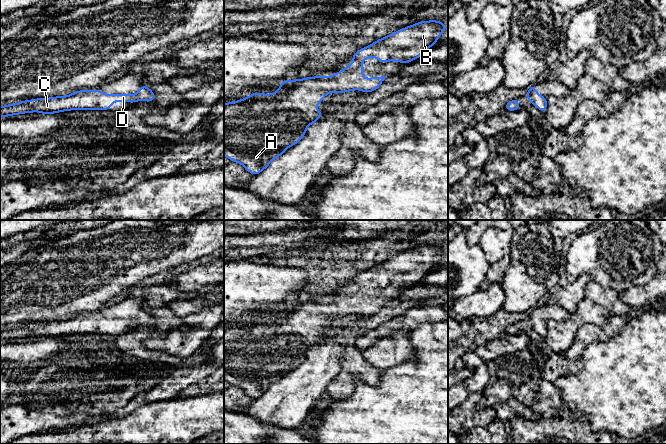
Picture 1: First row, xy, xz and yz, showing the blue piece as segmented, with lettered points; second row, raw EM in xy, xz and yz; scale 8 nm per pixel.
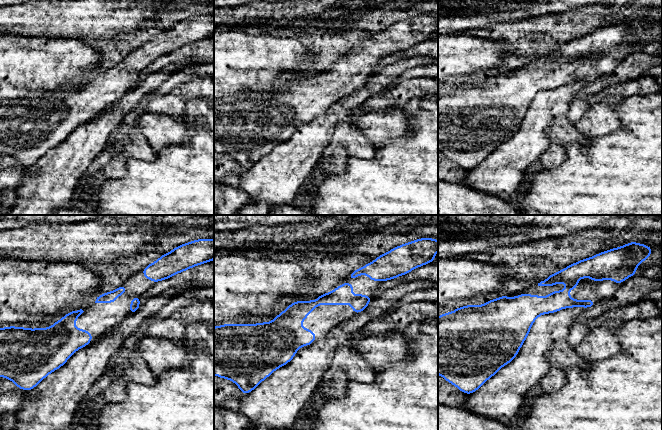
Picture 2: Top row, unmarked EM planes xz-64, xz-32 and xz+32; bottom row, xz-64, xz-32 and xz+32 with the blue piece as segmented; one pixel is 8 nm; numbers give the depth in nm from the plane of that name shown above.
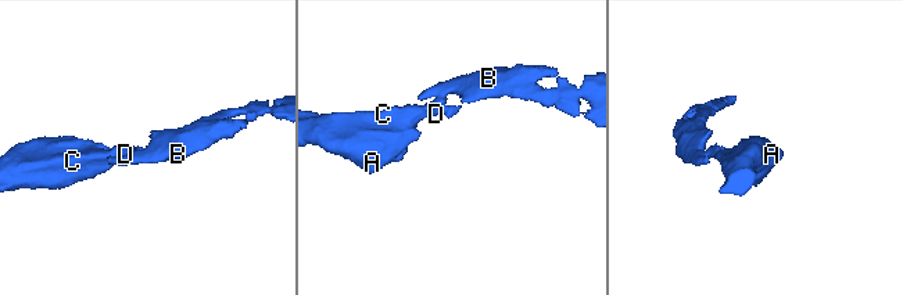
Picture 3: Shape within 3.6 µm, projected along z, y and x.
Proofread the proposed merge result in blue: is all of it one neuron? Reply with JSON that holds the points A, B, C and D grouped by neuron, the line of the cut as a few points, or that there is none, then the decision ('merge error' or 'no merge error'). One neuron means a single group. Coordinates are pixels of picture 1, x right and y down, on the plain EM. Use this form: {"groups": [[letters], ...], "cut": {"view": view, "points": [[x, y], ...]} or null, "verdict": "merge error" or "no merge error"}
{"groups": [["A", "B", "C", "D"]], "cut": null, "verdict": "no merge error"}

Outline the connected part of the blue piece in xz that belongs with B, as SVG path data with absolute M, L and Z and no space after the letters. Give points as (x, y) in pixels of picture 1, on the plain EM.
M438 244L419 245L359 273L352 280L353 286L332 300L284 304L279 307L280 313L271 318L255 316L243 323L224 327L224 380L241 388L250 398L260 398L274 383L300 366L307 352L321 342L323 337L315 331L327 318L342 318L355 314L366 318L381 310L385 300L362 300L365 293L362 289L364 284L375 281L381 287L393 284L408 288L433 271L447 251Z

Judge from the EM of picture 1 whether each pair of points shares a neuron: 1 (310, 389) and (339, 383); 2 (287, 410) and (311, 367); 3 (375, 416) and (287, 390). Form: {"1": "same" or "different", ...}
{"1": "different", "2": "same", "3": "different"}

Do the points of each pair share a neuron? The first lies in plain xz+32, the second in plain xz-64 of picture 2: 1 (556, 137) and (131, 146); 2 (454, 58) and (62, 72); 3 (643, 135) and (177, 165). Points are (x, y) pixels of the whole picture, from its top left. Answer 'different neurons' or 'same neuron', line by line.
1: same neuron
2: same neuron
3: same neuron

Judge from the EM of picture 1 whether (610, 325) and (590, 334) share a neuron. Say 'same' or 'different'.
same

